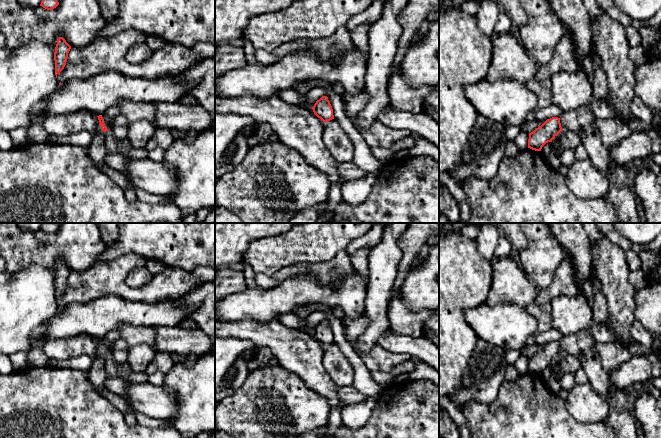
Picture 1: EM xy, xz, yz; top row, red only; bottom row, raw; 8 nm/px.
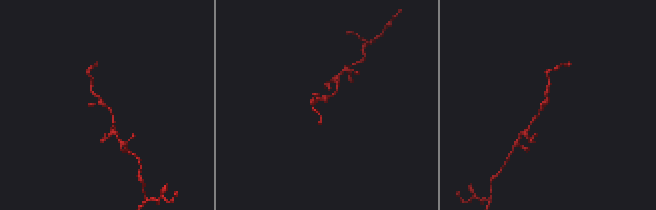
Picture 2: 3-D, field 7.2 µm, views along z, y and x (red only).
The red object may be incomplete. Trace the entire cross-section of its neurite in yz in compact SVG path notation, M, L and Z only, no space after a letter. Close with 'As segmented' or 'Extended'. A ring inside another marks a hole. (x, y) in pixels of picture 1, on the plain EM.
M552 341L547 343L541 350L529 357L528 372L541 375L542 371L546 367L552 366L561 355L560 342Z. As segmented

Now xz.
M322 320L312 331L314 338L323 346L334 343L333 333L327 320Z. As segmented

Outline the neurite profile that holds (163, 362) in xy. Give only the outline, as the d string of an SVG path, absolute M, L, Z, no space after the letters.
M156 351L154 359L148 365L145 372L149 375L156 372L167 374L170 372L174 364L175 362L172 354L163 351Z

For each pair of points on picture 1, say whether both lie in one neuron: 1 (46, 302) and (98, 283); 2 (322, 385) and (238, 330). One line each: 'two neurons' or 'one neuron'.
1: two neurons
2: one neuron

